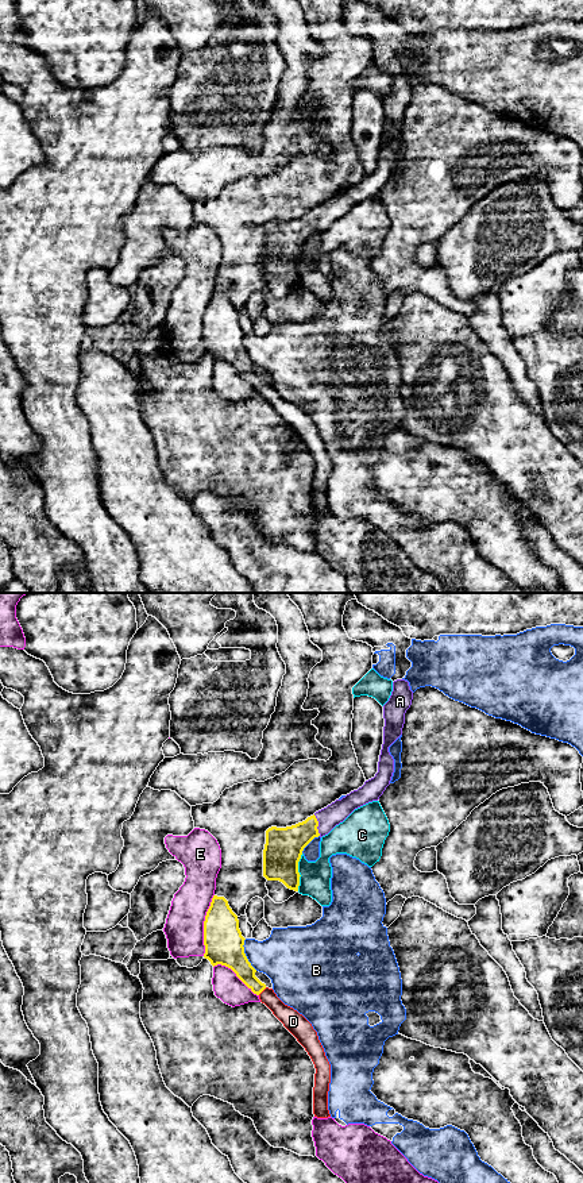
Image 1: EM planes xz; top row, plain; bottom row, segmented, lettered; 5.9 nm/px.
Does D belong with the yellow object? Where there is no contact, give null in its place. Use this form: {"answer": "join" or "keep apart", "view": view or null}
{"answer": "join", "view": "xz"}

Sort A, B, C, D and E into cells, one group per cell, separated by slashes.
A D / B / C / E

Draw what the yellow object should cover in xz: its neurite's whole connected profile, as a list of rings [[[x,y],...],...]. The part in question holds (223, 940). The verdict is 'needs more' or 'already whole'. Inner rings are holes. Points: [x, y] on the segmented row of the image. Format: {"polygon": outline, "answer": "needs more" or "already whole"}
{"polygon": [[[213,895],[204,921],[204,957],[213,967],[221,964],[231,968],[305,1048],[316,1068],[313,1114],[317,1118],[328,1118],[331,1117],[328,1110],[331,1064],[317,1032],[302,1014],[285,1005],[273,989],[269,989],[255,976],[256,970],[244,953],[244,940],[239,929],[238,916],[229,908],[228,901],[224,897]]], "answer": "needs more"}

